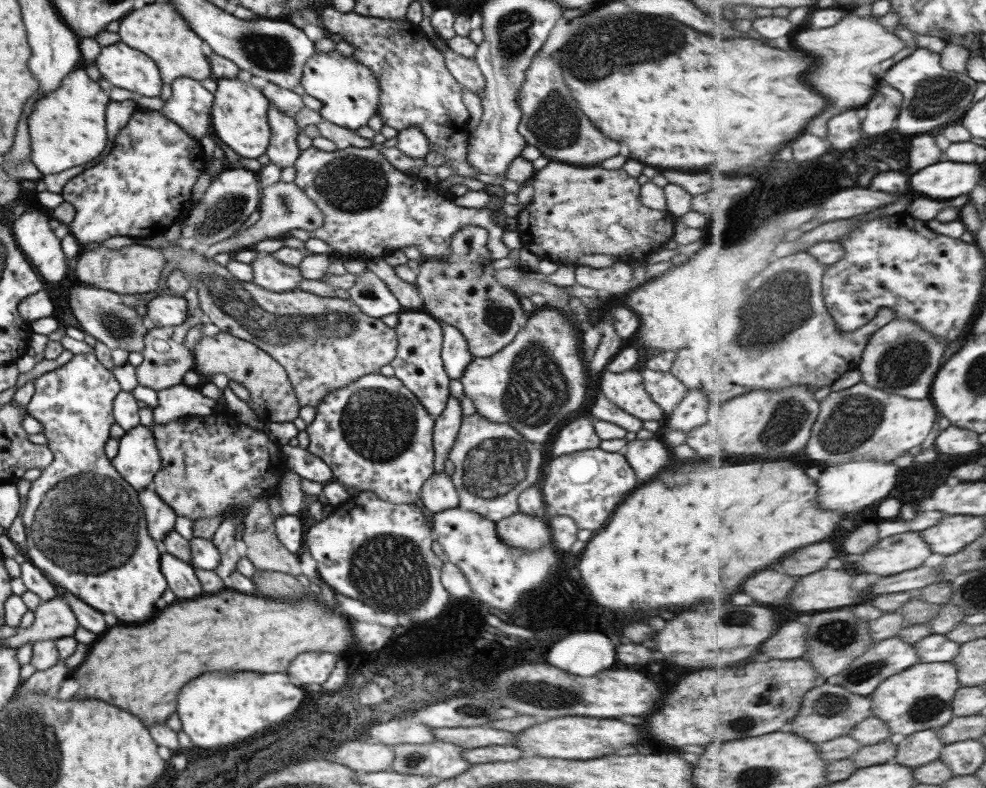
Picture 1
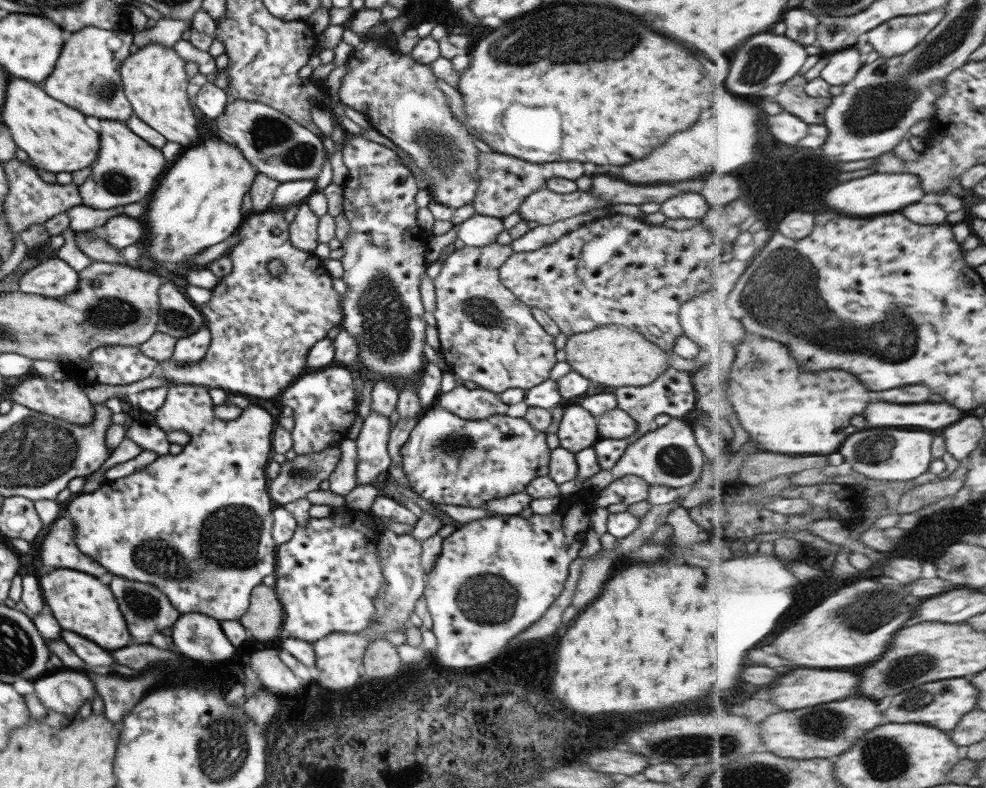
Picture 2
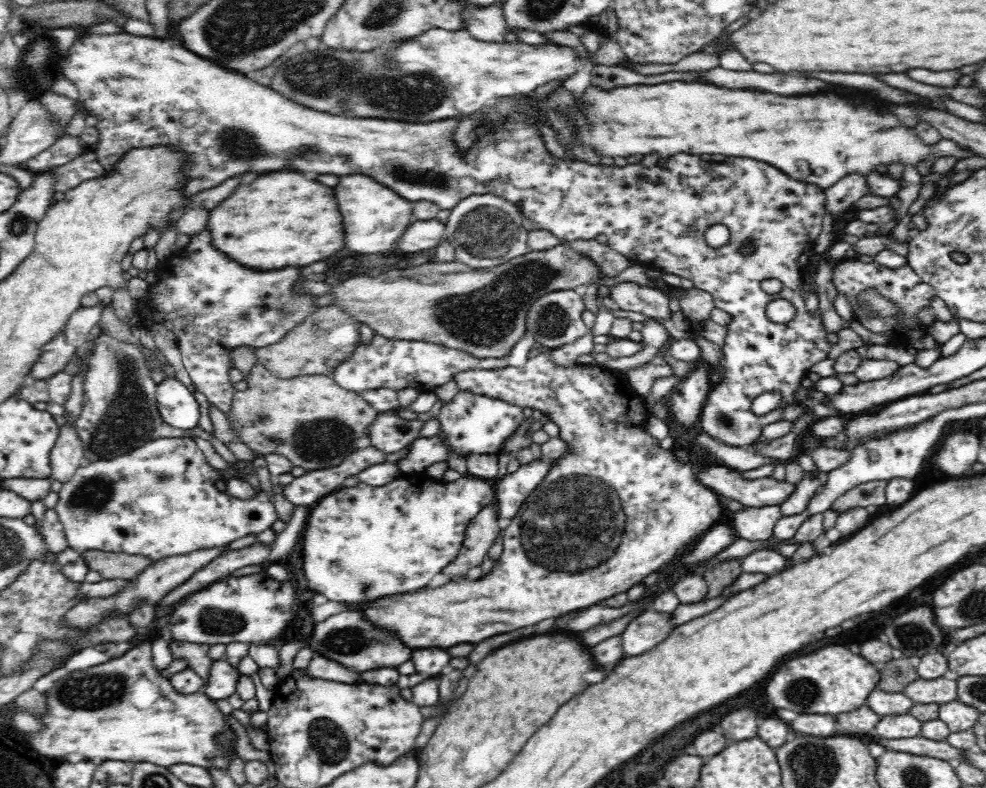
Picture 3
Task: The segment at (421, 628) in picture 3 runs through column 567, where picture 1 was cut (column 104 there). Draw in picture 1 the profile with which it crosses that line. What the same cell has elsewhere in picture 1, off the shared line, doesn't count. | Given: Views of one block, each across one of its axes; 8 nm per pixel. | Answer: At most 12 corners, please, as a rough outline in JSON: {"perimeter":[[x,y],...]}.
{"perimeter":[[94,352],[37,377],[53,461],[22,505],[56,590],[144,622],[169,588],[104,454],[121,391]]}

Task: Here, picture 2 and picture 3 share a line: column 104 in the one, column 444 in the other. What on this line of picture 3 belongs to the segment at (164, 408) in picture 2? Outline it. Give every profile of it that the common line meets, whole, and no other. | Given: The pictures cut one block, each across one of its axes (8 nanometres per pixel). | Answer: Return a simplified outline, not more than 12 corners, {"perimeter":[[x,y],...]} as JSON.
{"perimeter":[[422,471],[332,491],[309,590],[352,611],[456,560],[493,481]]}

